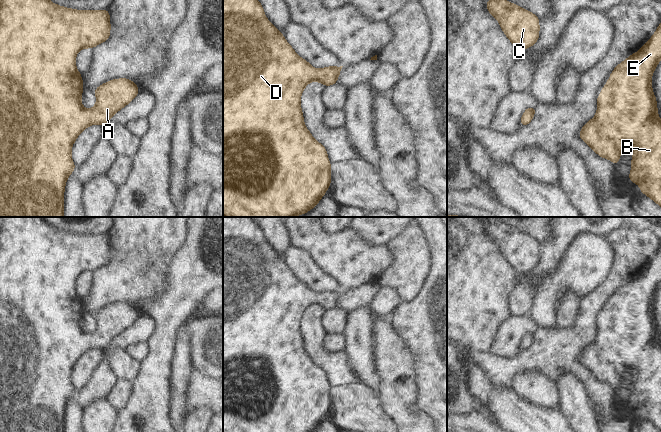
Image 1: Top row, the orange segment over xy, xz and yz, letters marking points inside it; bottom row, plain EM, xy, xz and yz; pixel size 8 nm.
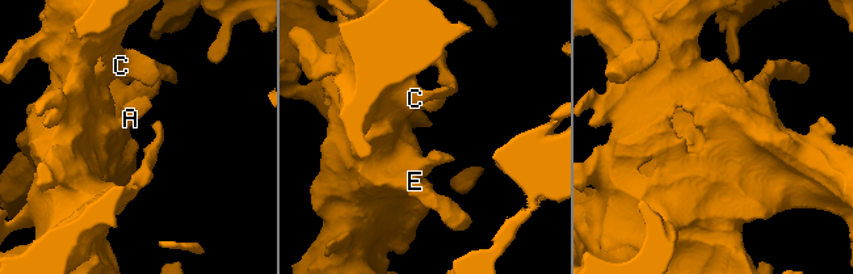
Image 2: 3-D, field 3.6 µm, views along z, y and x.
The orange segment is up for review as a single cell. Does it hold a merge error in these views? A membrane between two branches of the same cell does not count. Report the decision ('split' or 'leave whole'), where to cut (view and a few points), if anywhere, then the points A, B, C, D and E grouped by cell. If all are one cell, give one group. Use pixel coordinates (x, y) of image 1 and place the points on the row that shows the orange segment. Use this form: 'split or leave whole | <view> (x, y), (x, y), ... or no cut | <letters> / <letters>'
leave whole | no cut | A B C D E

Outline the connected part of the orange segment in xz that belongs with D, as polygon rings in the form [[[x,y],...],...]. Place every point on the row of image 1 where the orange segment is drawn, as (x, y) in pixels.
[[[223,0],[223,217],[294,217],[295,215],[306,213],[317,205],[331,183],[331,163],[327,158],[327,150],[312,137],[311,133],[304,125],[303,113],[300,107],[300,98],[305,86],[311,81],[316,80],[323,83],[325,86],[336,84],[342,67],[343,66],[332,66],[316,70],[306,60],[300,58],[287,43],[281,32],[267,20],[263,12],[263,6],[258,0]]]

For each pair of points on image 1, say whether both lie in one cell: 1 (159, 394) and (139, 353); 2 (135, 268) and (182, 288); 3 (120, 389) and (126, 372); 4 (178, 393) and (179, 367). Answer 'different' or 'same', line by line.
1: different
2: different
3: different
4: same

